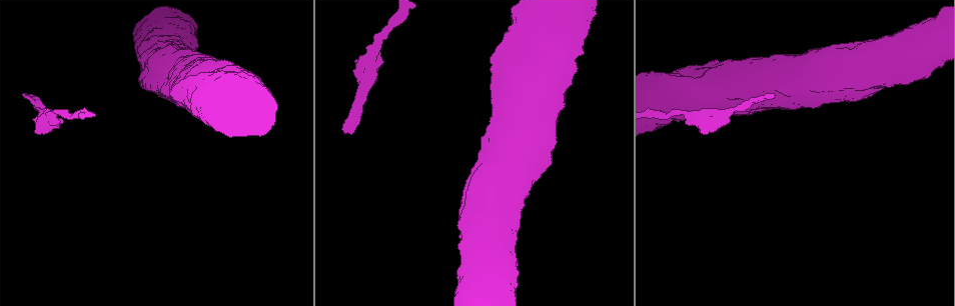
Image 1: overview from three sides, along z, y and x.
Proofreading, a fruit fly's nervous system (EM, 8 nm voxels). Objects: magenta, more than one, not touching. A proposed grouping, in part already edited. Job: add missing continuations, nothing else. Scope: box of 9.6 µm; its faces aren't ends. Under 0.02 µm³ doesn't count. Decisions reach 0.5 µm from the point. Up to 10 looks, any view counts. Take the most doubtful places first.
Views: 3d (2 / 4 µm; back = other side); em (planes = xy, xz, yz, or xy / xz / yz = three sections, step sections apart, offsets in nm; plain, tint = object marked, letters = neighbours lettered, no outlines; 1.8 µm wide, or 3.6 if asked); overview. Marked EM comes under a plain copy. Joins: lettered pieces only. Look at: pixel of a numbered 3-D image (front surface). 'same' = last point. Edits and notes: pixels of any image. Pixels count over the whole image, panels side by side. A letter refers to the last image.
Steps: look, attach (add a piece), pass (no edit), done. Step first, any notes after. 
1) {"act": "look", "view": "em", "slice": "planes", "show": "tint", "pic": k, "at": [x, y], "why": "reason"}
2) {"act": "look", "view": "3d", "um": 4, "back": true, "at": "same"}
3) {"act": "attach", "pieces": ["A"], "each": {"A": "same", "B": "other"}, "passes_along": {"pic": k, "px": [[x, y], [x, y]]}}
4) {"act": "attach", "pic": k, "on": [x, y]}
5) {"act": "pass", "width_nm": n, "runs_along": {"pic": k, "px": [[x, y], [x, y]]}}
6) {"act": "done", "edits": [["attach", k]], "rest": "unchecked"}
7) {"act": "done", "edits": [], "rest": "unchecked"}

{"act": "look", "view": "em", "slice": "xy", "step": 4, "show": "letters", "pic": 1, "at": [769, 94], "why": "free end"}

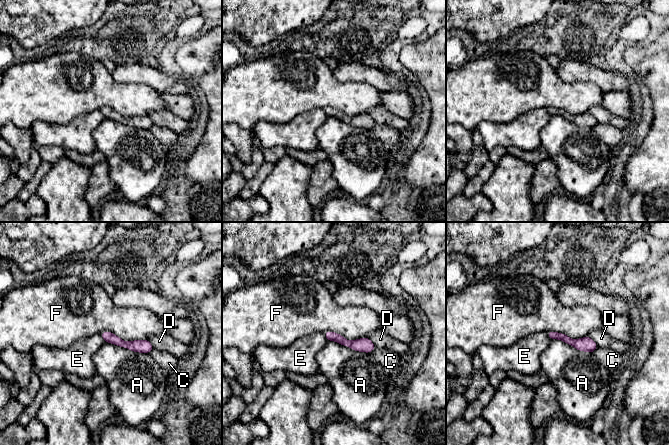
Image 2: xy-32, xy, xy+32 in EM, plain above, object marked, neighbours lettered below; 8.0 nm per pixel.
{"act": "look", "view": "em", "slice": "planes", "show": "letters", "at": "same", "why": "another direction"}

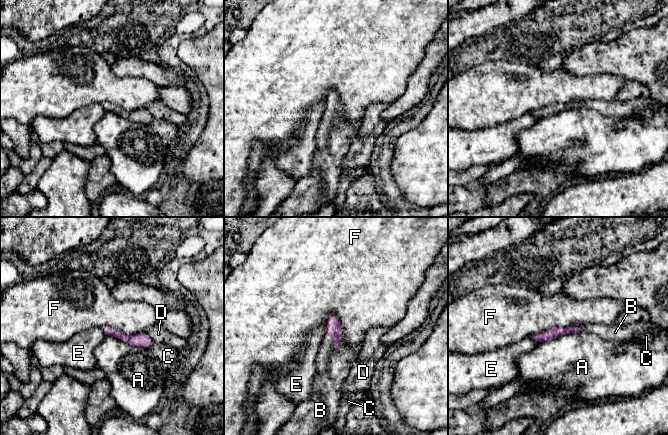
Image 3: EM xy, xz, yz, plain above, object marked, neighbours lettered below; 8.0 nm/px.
{"act": "attach", "pieces": ["B"], "longest_contact_nm": ["F", 400], "each": {"A": "other", "B": "same", "C": "other", "D": "other", "E": "other", "F": "other"}, "passes_along": {"pic": 3, "px": [[333, 327], [340, 343], [333, 366]]}, "found": "the cell continues"}

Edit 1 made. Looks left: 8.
{"act": "look", "view": "3d", "um": 2, "pic": 1, "at": [374, 51], "why": "thick turns thin"}

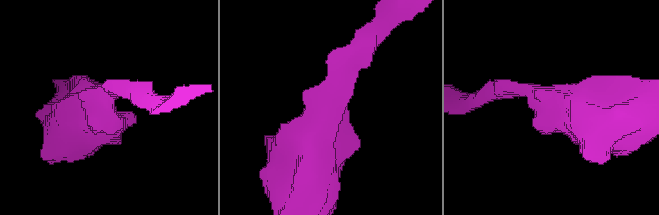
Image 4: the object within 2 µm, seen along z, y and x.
{"act": "look", "view": "em", "slice": "xz", "step": 4, "show": "tint", "pic": 4, "at": [322, 107], "arm_widths_nm": [190, 480], "why": "need the tissue"}

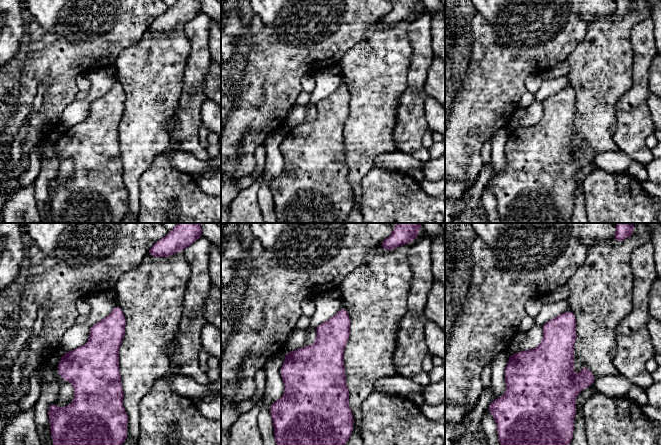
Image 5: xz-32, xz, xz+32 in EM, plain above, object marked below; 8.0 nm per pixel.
{"act": "look", "view": "em", "slice": "planes", "show": "letters", "at": "same"}

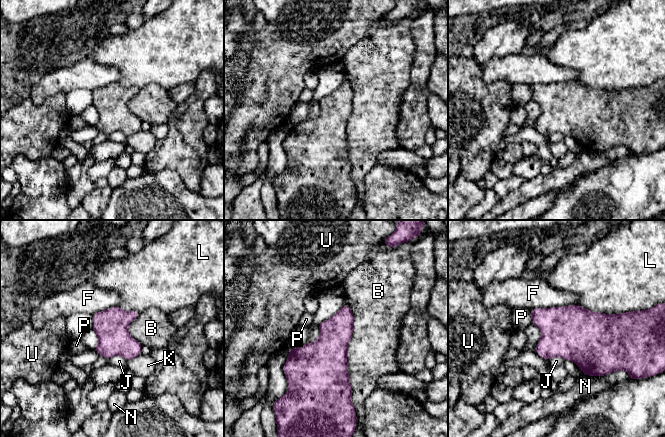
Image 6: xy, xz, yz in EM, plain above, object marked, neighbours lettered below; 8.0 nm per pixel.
{"act": "pass", "each": {"B": "other", "F": "other", "J": "other", "K": "other", "L": "other", "N": "other", "P": "other", "U": "other"}, "found": "no lettered piece goes on from it"}

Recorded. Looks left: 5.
{"act": "look", "view": "3d", "um": 4, "pic": 1, "at": [569, 46]}

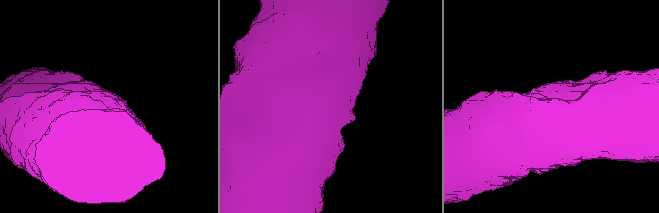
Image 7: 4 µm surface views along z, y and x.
{"act": "look", "view": "em", "um": 3.6, "slice": "planes", "show": "letters", "pic": 7, "at": [332, 106]}

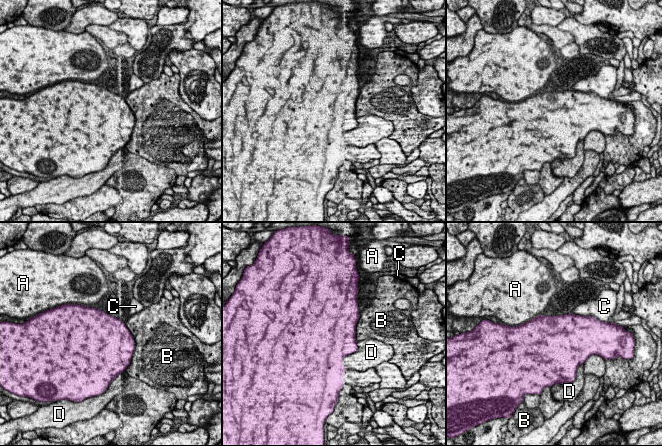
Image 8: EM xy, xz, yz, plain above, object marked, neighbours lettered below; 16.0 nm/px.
{"act": "pass", "width_nm": 850, "each": {"A": "other", "B": "other", "C": "other", "D": "other"}, "found": "no lettered piece goes on from it"}

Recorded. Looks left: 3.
{"act": "look", "view": "em", "um": 3.6, "slice": "xy", "step": 8, "show": "tint", "pic": 1, "at": [178, 84], "why": "touches itself"}

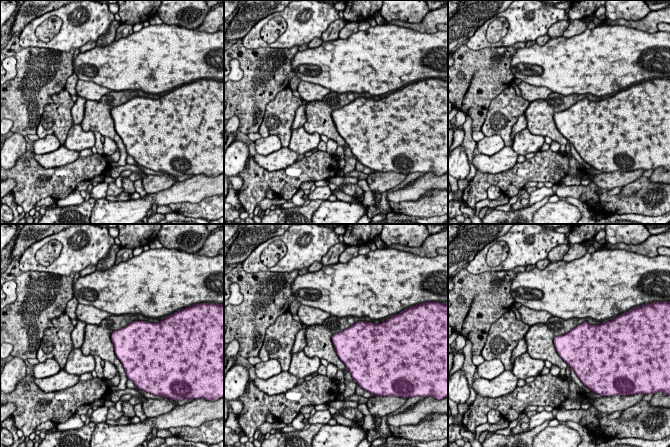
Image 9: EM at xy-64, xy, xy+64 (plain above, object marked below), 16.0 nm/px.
{"act": "look", "view": "em", "um": 3.6, "slice": "planes", "show": "letters", "at": "same"}

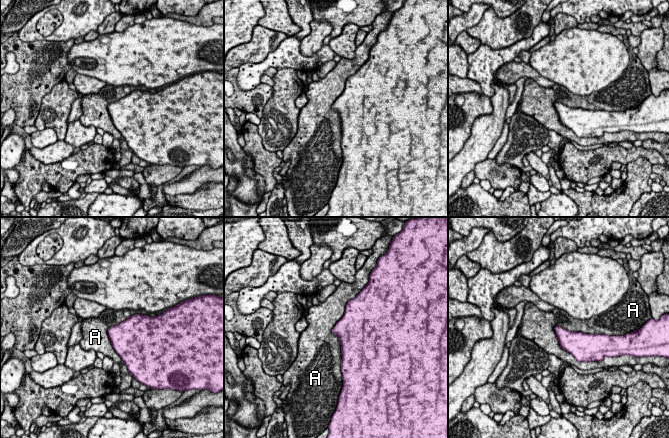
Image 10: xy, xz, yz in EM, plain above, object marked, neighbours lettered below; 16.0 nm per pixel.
{"act": "pass", "width_nm": 240, "each": {"A": "other"}, "border": {"pic": 10, "px": [[553, 327], [594, 333]]}, "found": "no lettered piece goes on from it"}

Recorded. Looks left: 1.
{"act": "done", "edits": [["attach", 3]], "rest": "unchecked"}

